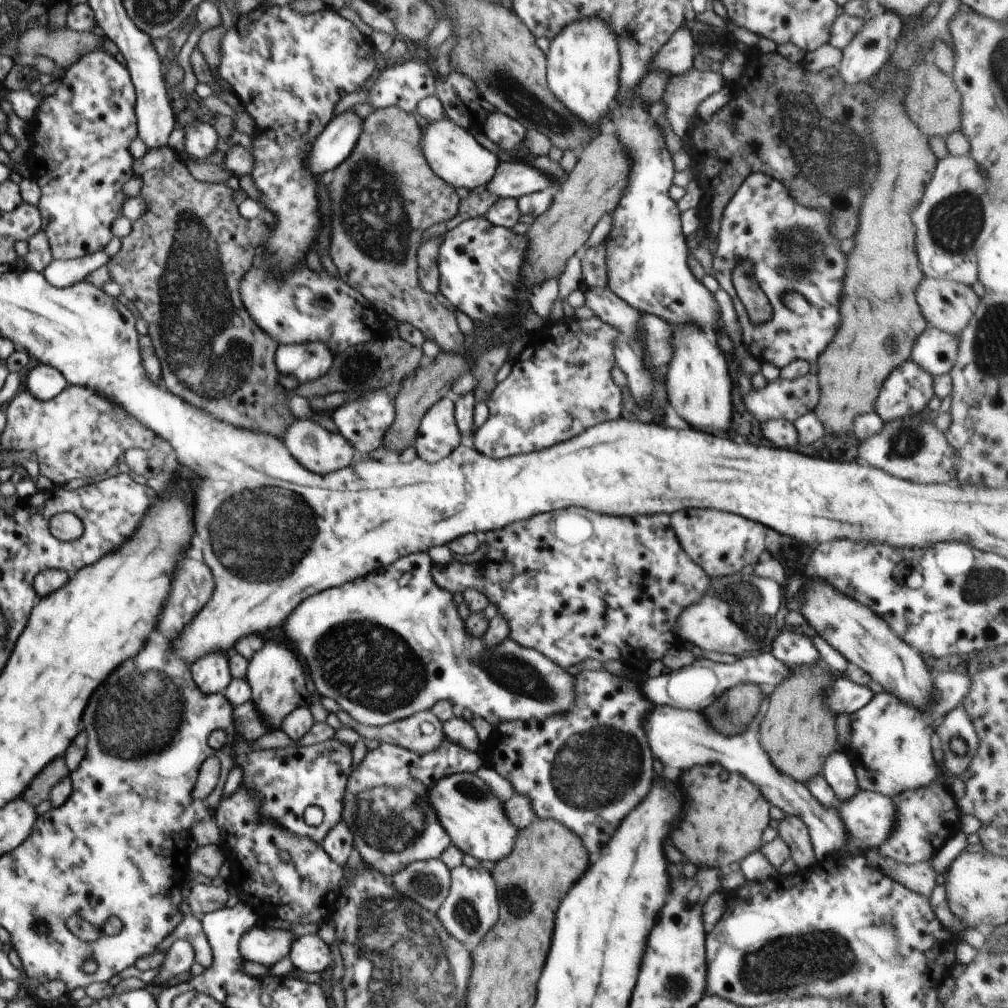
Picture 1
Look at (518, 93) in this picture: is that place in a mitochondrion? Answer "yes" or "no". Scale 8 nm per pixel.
yes

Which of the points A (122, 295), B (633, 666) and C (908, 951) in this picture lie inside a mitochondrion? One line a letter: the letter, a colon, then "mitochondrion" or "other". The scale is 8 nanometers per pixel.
A: other
B: other
C: other

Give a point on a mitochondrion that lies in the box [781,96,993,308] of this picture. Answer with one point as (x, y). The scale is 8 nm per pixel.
(950, 224)

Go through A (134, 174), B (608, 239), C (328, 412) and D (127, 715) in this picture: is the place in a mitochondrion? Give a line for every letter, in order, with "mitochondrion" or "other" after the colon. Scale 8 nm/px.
A: other
B: other
C: other
D: mitochondrion

